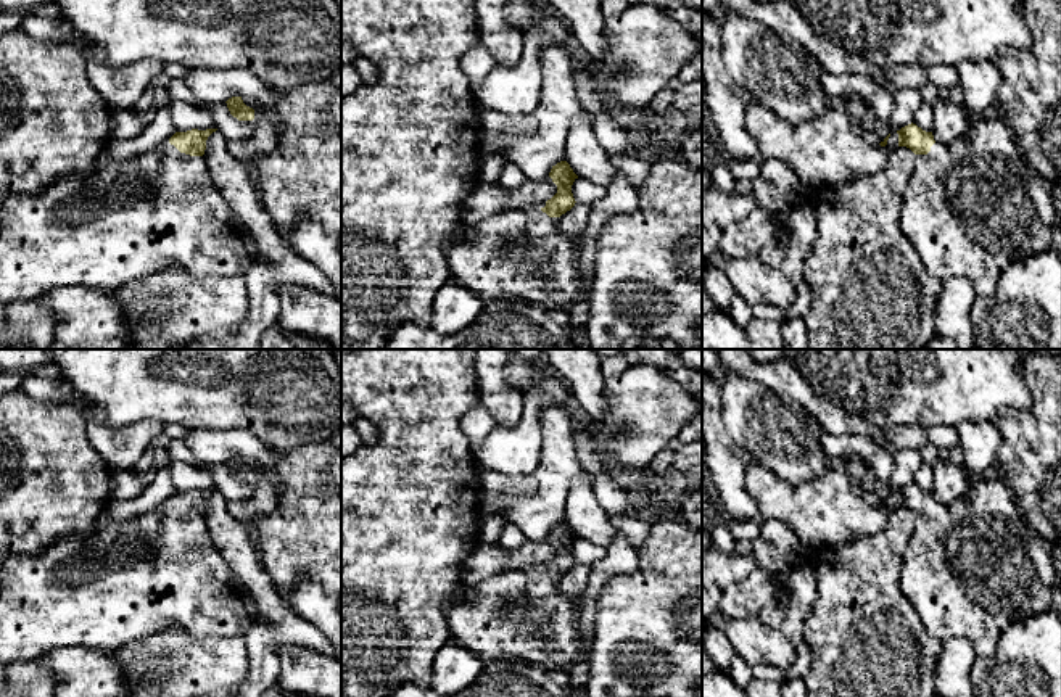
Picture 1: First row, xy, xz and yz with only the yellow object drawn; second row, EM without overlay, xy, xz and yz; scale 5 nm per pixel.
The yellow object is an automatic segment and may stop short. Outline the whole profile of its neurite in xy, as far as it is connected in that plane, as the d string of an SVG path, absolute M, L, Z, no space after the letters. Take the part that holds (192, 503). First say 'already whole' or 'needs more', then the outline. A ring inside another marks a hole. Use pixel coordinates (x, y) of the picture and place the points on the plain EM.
needs more; M216 491L175 493L130 522L61 538L39 555L8 557L0 573L0 663L32 662L48 652L76 645L109 654L169 626L195 637L246 636L259 620L258 607L222 559L203 518L206 501Z

